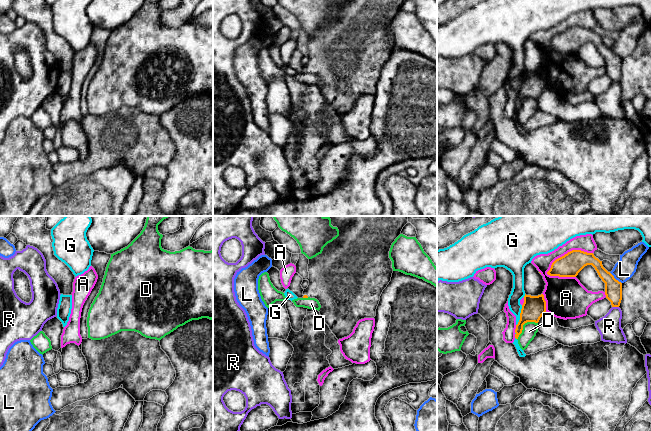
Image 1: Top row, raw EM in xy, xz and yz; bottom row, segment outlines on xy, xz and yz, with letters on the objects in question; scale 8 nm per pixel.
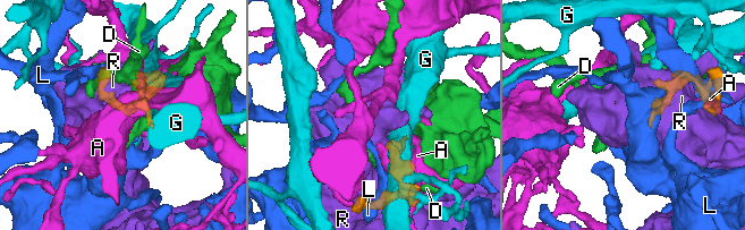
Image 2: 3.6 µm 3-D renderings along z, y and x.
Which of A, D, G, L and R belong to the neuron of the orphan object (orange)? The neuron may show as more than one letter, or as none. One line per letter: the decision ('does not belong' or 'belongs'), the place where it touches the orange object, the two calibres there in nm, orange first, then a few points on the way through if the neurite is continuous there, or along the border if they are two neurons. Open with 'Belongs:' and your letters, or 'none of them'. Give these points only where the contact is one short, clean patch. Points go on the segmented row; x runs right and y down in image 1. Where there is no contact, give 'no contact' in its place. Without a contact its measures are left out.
Belongs: none of them
A: does not belong; meets orange in yz at (568, 252); 190 nm thick on the orange side, 140 nm on the other
D: does not belong; meets orange in yz at (523, 324); 180 nm thick on the orange side, 120 nm on the other
G: does not belong; meets orange in yz at (520, 315); 180 nm thick on the orange side, 110 nm on the other
L: does not belong; meets orange in yz at (614, 278); 140 nm thick on the orange side, 170 nm on the other
R: does not belong; meets orange in yz at (615, 306); 140 nm thick on the orange side, 190 nm on the other

